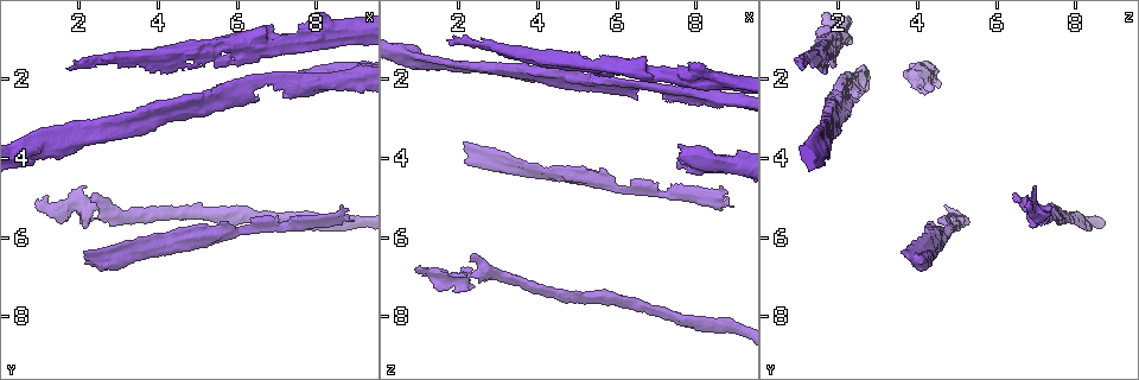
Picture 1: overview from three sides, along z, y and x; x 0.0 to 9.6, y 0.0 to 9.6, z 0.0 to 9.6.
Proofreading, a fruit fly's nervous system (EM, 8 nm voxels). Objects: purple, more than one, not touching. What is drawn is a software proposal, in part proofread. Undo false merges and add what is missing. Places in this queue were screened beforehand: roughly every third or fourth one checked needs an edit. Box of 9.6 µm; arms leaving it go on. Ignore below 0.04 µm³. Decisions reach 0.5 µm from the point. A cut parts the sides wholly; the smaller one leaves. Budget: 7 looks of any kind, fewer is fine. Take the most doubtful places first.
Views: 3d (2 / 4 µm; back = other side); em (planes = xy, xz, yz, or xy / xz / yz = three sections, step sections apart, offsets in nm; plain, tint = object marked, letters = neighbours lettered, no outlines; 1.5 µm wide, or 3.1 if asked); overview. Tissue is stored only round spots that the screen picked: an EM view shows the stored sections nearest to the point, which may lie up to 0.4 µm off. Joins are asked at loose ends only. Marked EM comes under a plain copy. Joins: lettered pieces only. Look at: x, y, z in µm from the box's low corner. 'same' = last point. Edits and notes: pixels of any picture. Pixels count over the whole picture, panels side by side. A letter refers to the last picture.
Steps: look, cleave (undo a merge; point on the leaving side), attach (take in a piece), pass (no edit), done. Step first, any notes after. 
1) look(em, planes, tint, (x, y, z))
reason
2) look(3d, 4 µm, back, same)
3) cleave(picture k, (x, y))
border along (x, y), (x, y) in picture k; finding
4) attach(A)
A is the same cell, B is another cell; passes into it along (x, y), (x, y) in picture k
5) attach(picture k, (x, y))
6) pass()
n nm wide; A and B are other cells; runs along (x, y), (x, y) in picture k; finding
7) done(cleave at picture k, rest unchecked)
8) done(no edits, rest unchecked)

look(3d, 2 µm, (8.90, 5.55, 5.25))
free end

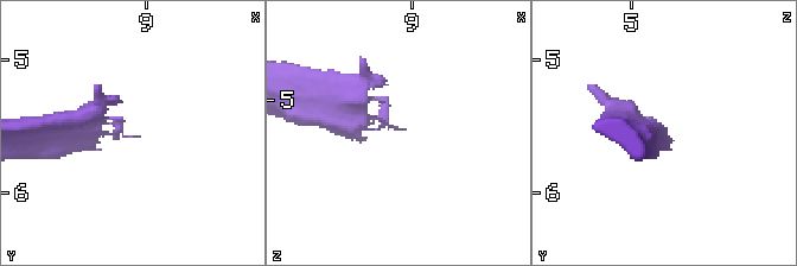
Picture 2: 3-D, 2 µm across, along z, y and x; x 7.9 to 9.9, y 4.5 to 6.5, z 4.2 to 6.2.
look(em, xz, step 4, letters, (8.86, 5.58, 5.20))

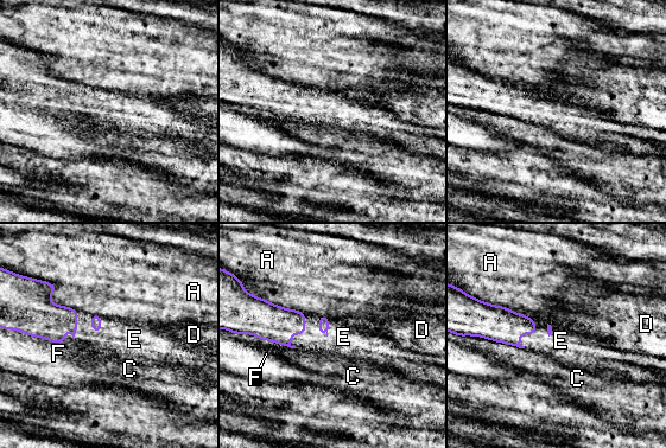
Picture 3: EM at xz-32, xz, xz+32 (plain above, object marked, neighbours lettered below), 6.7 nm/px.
look(em, planes, letters, same)

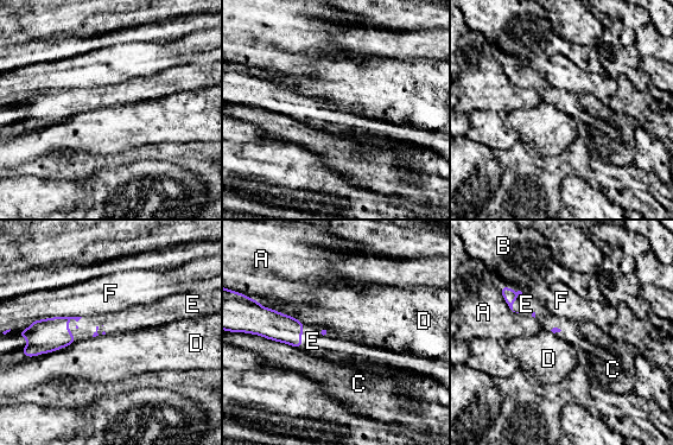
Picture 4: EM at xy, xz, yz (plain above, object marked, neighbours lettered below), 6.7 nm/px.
attach(E)
E is the same cell, A, B, C, D and F are other cells; passes into it along (48, 335), (68, 324), (87, 325) in picture 4; the cell continues

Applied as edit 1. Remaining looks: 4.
look(em, planes, letters, (7.20, 2.00, 2.30))
arms part here

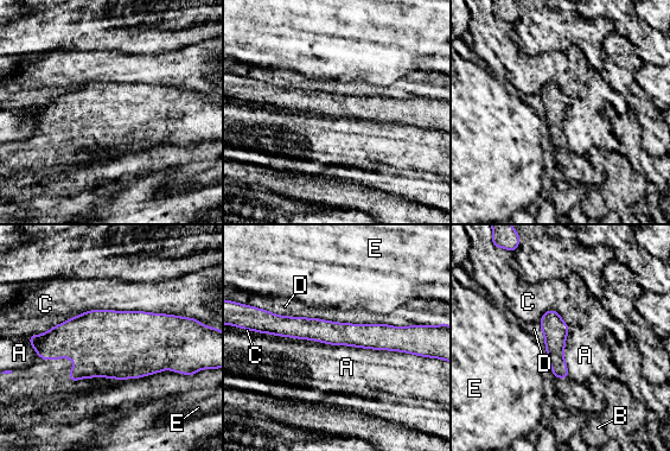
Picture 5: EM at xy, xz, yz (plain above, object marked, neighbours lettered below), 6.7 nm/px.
pass()
A, B, C, D and E are other cells; runs along (267, 325), (350, 335), (408, 332) in picture 5; continuous, no second cell

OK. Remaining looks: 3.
look(em, planes, letters, (5.80, 5.90, 4.70))
calibre changes

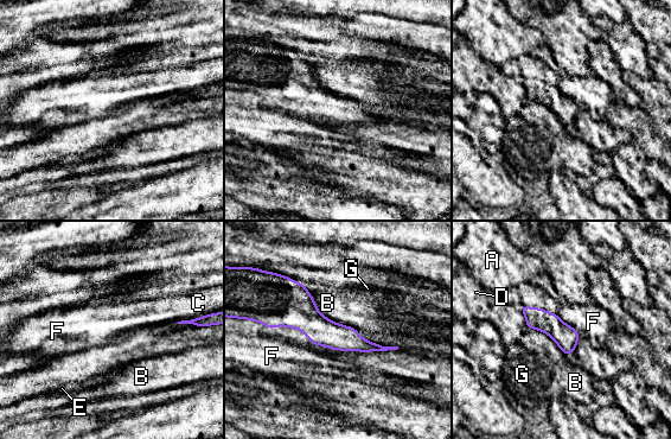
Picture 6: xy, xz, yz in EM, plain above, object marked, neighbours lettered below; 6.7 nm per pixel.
pass()
A, B, C, D, E, F and G are other cells; runs along (251, 316), (304, 315), (379, 348) in picture 6; continuous, no second cell

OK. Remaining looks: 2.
done(attach at picture 4, rest unchecked)

